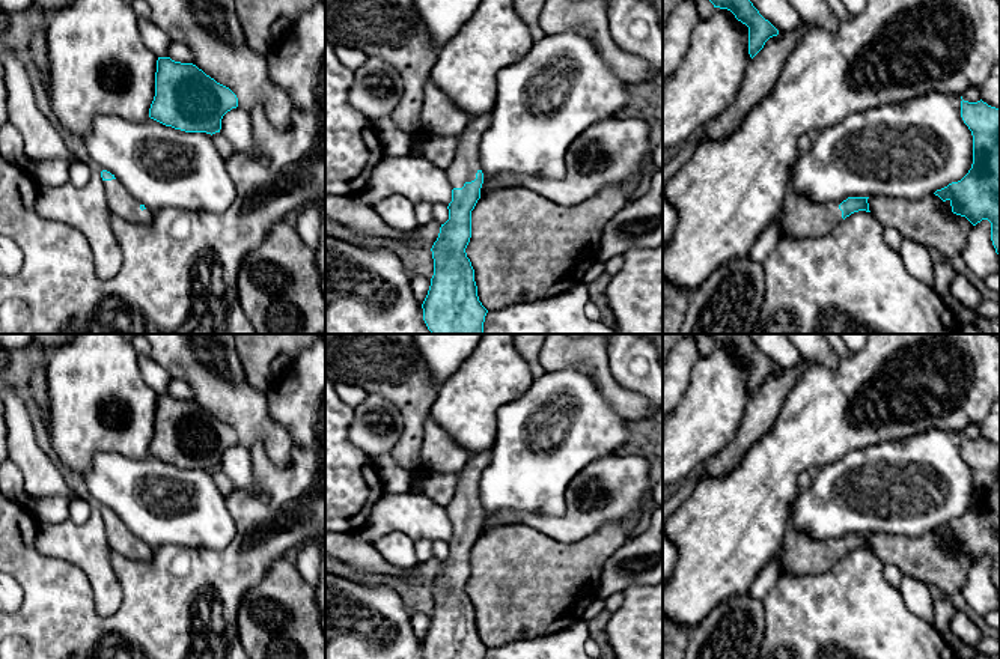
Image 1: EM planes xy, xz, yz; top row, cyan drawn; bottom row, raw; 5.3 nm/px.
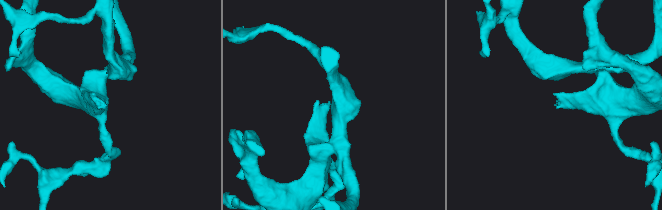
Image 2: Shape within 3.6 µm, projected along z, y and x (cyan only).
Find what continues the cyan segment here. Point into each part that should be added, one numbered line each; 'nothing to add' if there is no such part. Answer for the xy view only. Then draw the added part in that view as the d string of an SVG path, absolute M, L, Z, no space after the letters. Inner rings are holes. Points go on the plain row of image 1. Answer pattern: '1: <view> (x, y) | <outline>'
1: xy (121, 539) | M104 518L104 530L108 545L117 554L139 563L148 563L152 551L148 546L140 546L140 540L130 528L117 518Z

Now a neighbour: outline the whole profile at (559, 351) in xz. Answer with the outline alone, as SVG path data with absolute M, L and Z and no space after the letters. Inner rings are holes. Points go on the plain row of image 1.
M548 334L539 352L539 363L544 372L586 366L604 399L636 429L649 424L654 429L663 420L648 399L614 381L608 366L607 340L601 334L587 334L578 339L568 334Z

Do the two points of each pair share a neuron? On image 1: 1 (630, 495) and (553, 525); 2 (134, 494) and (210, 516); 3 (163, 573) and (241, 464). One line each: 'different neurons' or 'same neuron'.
1: same neuron
2: same neuron
3: different neurons

